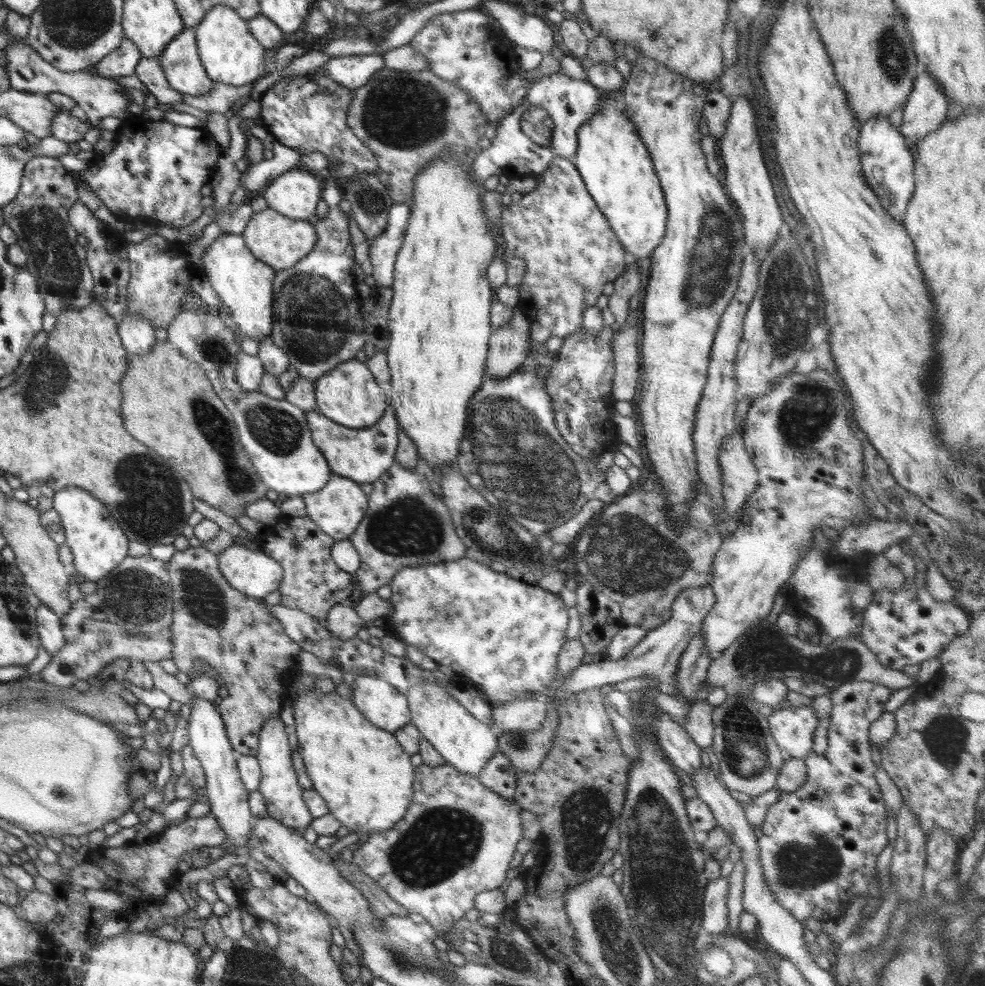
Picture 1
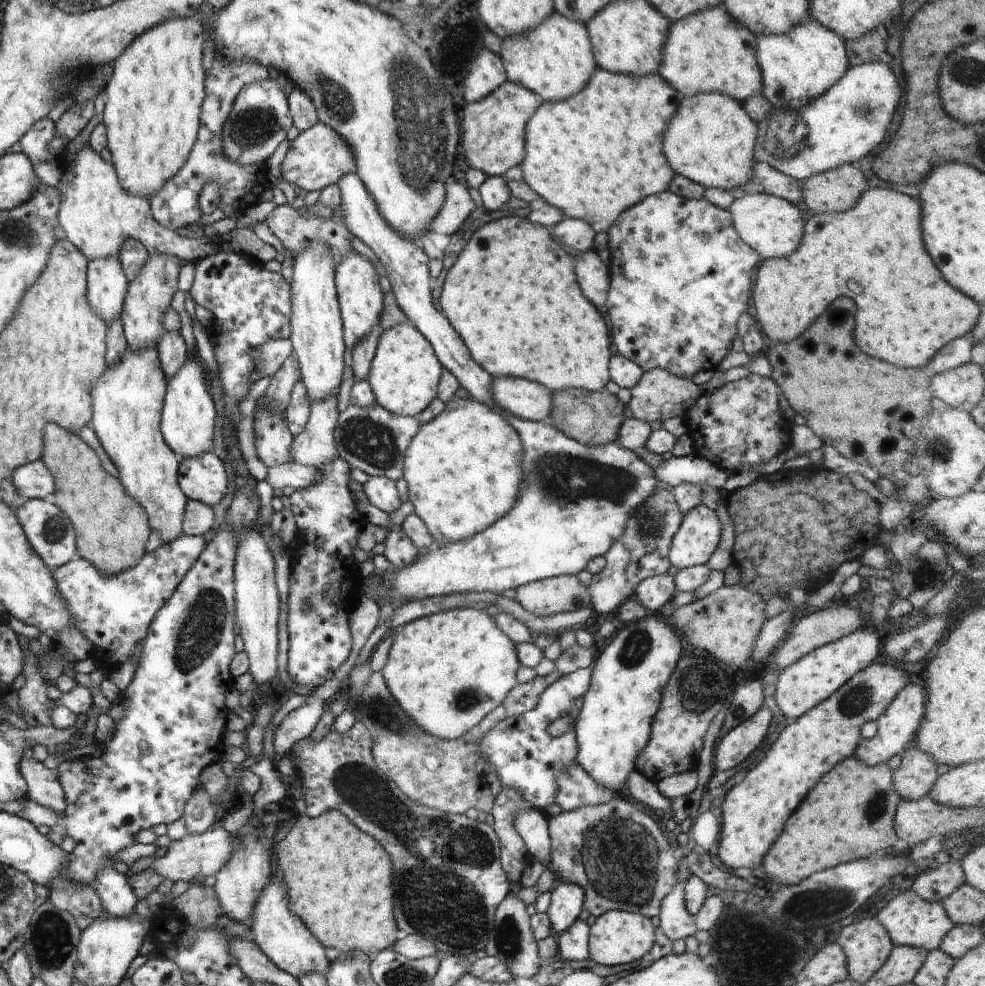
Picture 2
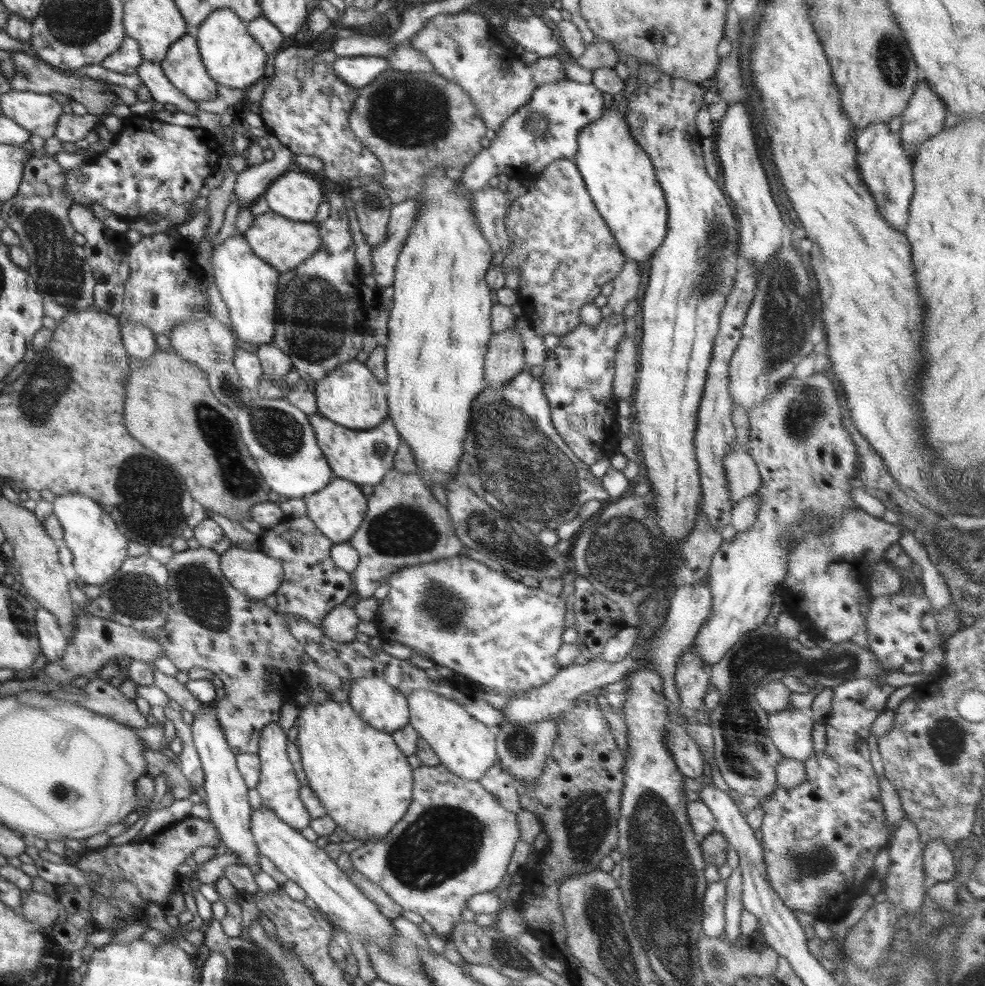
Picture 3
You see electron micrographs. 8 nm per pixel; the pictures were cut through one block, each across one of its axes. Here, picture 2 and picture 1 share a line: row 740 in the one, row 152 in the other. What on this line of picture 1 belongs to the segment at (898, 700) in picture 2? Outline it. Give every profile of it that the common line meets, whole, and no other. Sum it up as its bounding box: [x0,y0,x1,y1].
[857,116,915,224]

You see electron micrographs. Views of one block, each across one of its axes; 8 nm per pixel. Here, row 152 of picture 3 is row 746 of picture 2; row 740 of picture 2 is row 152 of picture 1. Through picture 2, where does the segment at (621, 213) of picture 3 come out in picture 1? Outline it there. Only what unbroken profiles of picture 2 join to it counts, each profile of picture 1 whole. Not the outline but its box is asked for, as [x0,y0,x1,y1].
[572,96,667,258]

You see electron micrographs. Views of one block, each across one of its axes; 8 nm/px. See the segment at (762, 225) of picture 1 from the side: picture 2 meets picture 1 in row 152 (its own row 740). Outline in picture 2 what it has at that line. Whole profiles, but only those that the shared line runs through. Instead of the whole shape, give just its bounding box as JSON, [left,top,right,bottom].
[714,706,773,771]

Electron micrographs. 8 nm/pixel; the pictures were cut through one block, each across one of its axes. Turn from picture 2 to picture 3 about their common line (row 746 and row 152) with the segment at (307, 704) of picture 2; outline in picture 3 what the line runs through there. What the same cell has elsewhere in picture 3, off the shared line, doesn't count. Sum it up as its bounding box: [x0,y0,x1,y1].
[232,134,296,209]

